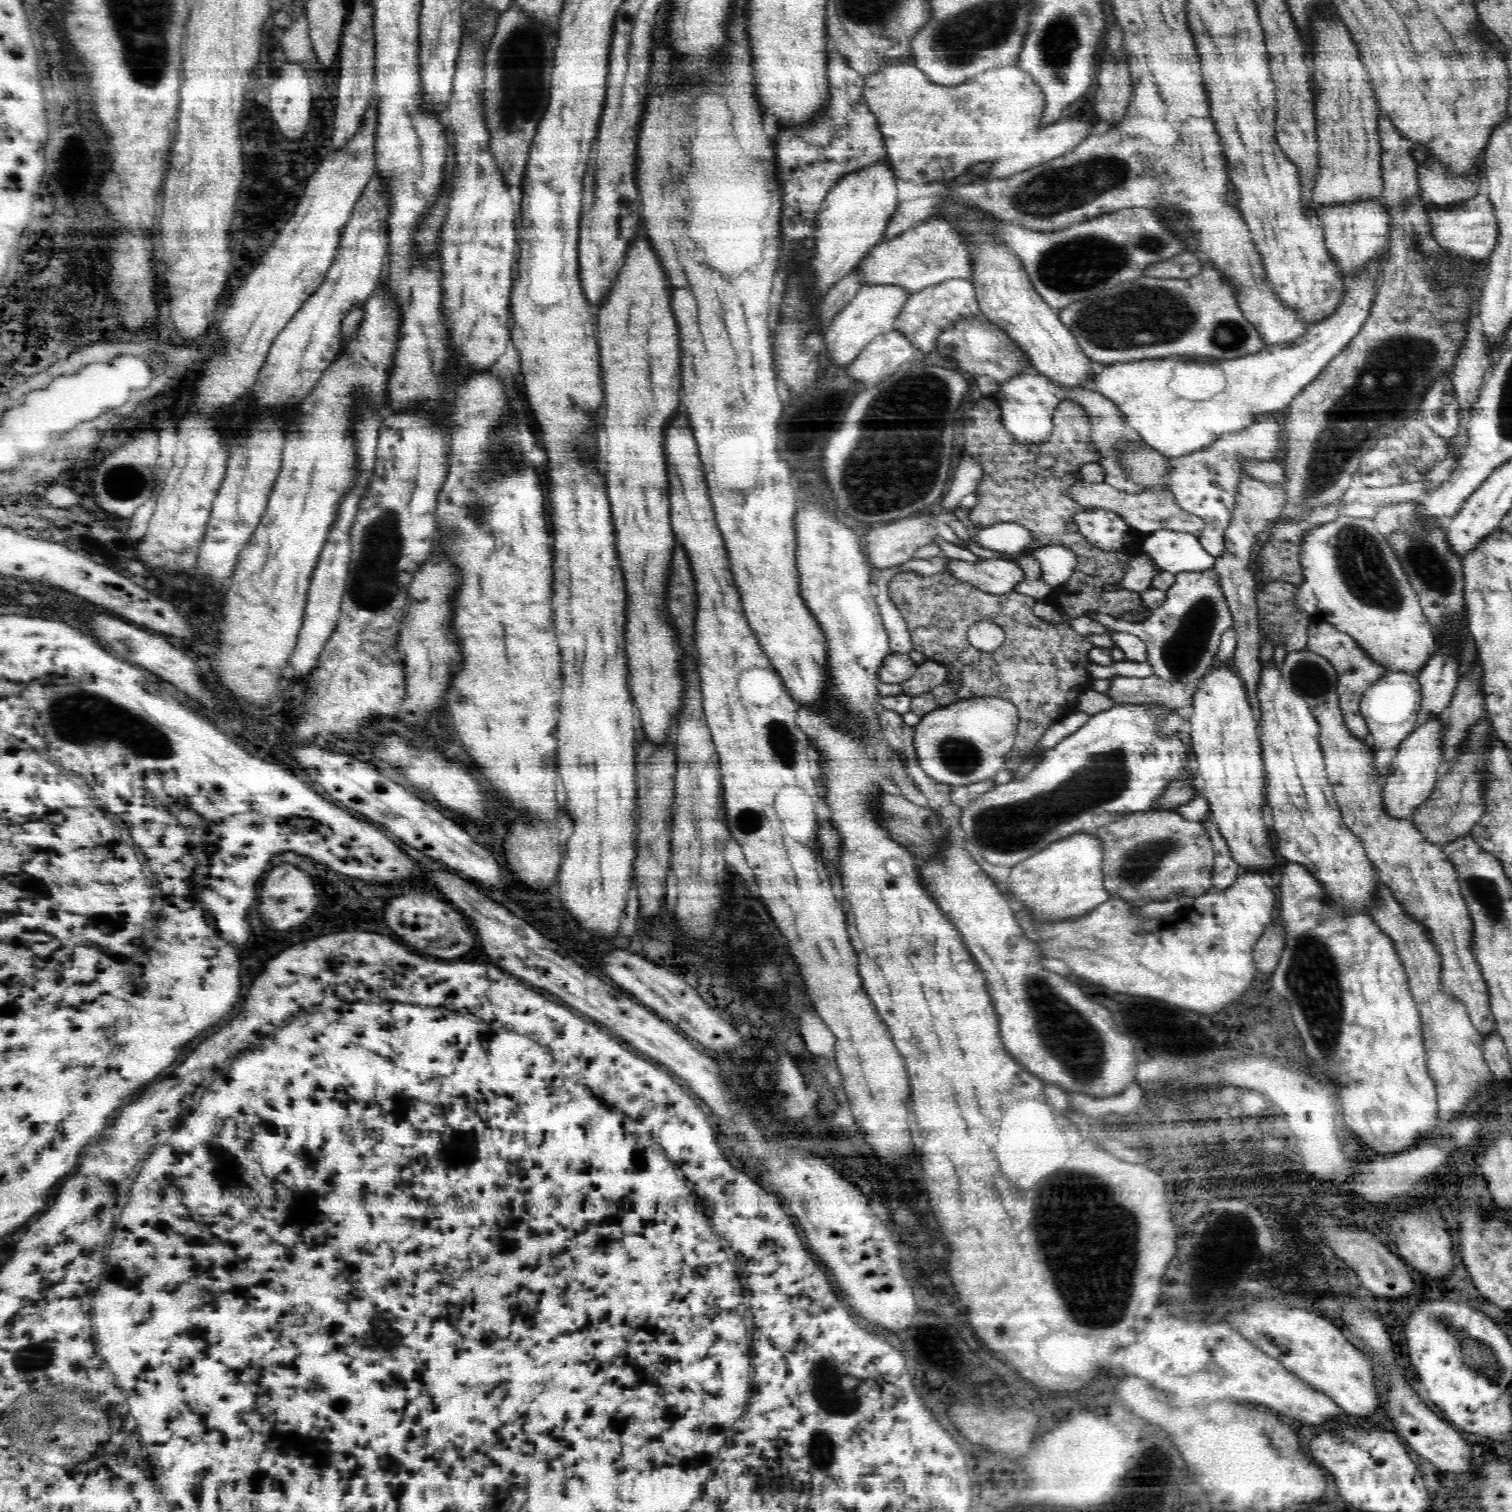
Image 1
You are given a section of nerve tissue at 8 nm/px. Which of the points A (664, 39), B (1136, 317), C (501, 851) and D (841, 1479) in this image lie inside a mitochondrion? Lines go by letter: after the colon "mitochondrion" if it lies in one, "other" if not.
A: other
B: mitochondrion
C: other
D: other

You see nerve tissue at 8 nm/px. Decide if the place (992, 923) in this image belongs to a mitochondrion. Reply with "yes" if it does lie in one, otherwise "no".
no

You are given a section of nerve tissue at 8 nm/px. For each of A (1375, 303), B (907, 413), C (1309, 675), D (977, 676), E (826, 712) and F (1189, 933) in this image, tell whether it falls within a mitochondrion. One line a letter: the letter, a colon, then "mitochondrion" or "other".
A: other
B: mitochondrion
C: mitochondrion
D: other
E: other
F: other

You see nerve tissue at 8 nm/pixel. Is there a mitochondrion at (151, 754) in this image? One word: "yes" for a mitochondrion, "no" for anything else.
yes

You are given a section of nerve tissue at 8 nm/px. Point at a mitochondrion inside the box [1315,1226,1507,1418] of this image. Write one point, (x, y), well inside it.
(1477, 1356)

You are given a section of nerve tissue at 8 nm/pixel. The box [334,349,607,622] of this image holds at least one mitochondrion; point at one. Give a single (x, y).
(374, 586)

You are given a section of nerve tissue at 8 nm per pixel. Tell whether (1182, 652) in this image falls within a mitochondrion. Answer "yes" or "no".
yes

